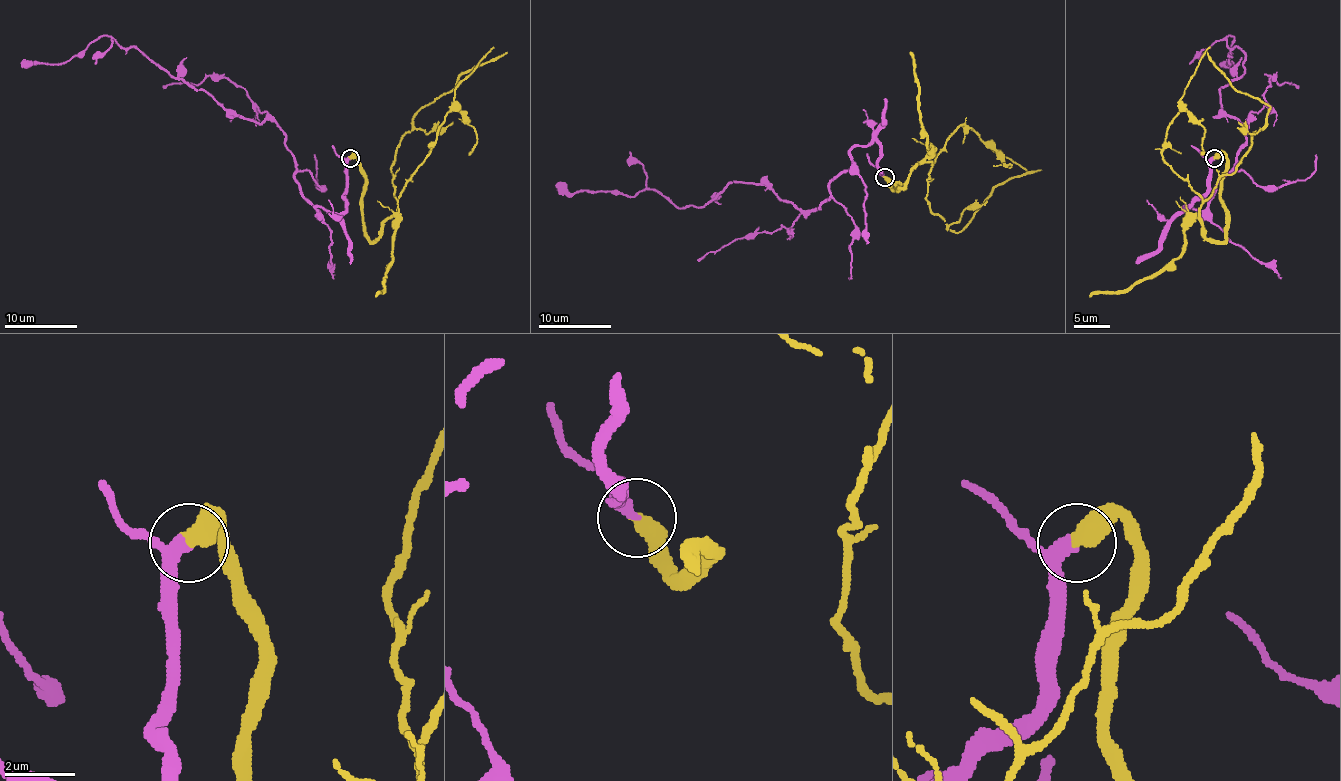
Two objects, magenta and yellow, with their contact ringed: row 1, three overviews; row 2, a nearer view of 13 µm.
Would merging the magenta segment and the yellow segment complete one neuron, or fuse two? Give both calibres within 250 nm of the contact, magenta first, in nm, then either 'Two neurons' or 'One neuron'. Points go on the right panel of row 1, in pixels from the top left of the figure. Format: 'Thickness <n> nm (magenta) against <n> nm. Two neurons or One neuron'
Thickness 280 nm (magenta) against 500 nm. One neuron

